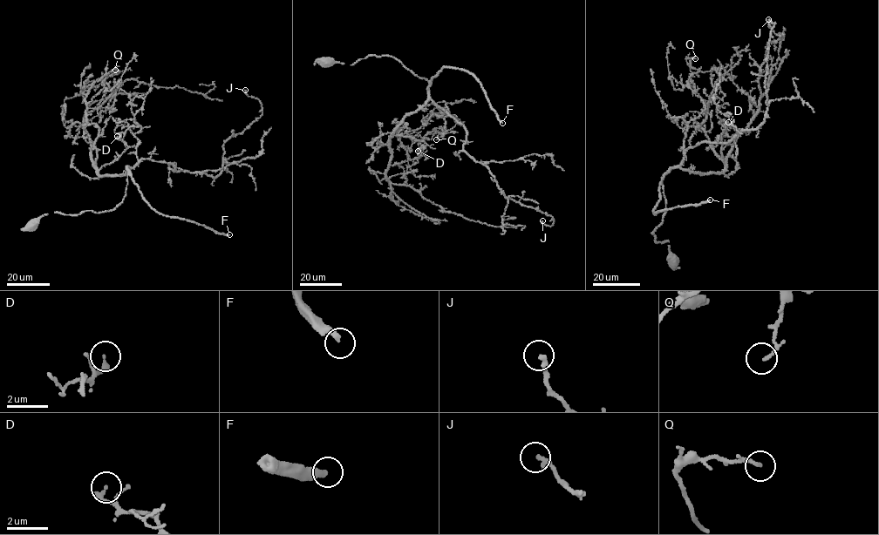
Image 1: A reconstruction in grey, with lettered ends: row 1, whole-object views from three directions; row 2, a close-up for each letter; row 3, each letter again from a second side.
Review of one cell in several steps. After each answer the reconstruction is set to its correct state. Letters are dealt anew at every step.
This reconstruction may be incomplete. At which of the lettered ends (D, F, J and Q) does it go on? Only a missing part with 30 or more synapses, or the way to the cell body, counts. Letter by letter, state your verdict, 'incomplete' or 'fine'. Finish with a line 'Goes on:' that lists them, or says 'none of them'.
D: fine
F: incomplete
J: fine
Q: fine
Goes on: F

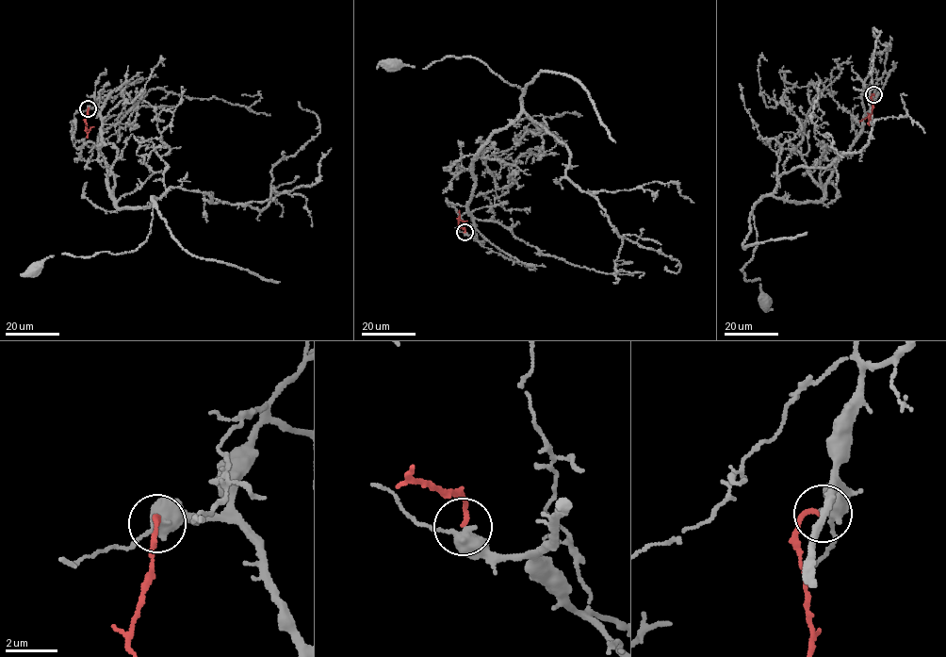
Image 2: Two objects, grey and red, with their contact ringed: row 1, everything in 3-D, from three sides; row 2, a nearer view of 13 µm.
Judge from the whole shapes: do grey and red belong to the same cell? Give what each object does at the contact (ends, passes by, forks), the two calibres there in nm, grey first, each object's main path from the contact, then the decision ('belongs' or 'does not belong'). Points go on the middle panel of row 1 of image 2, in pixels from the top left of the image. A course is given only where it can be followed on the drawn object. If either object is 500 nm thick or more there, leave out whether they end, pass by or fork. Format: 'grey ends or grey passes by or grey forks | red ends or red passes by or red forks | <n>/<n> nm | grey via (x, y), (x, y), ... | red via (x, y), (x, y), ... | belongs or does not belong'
grey passes by | red ends | 440/160 nm | grey via (464, 232), (475, 229), (467, 206), (472, 160), (521, 110), (521, 90), (467, 56), (390, 65) | red via (464, 232), (458, 221), (467, 221) | does not belong

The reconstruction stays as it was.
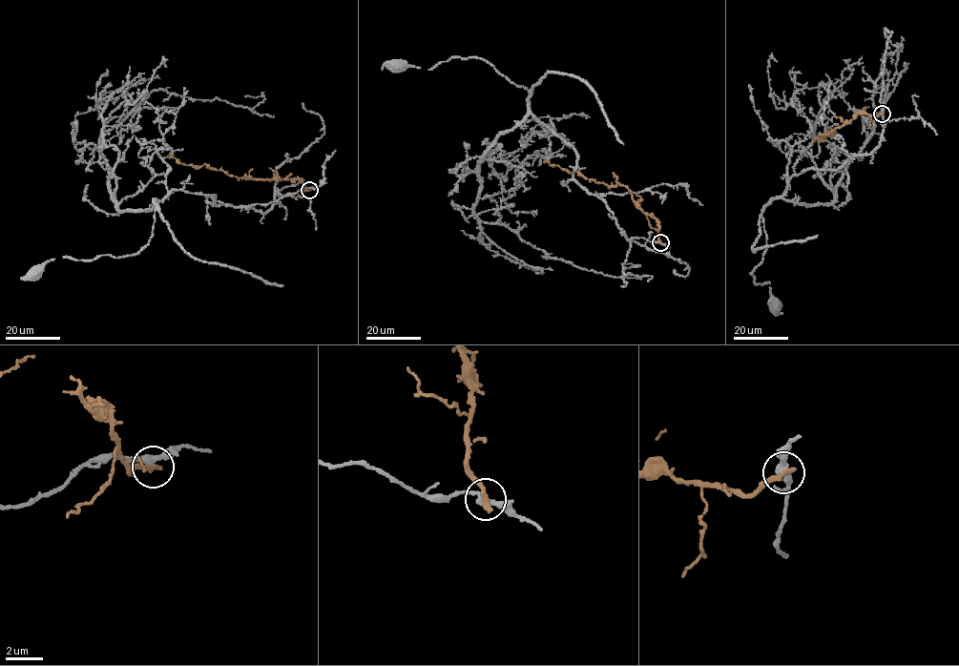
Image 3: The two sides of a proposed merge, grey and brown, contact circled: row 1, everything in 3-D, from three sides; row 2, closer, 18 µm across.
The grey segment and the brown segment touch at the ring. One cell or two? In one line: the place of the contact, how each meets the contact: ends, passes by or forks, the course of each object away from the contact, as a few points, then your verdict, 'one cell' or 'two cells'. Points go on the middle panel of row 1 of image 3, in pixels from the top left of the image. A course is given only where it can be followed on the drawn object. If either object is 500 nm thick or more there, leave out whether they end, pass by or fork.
at (660, 242); grey passes by; brown ends there; grey runs (660, 242), (627, 239), (606, 203), (573, 177), (576, 151), (532, 114), (526, 88), (484, 59), (395, 66); brown runs (660, 242), (656, 219), (644, 212), (625, 186), (596, 182), (577, 171), (568, 173), (556, 165), (544, 162); two cells

